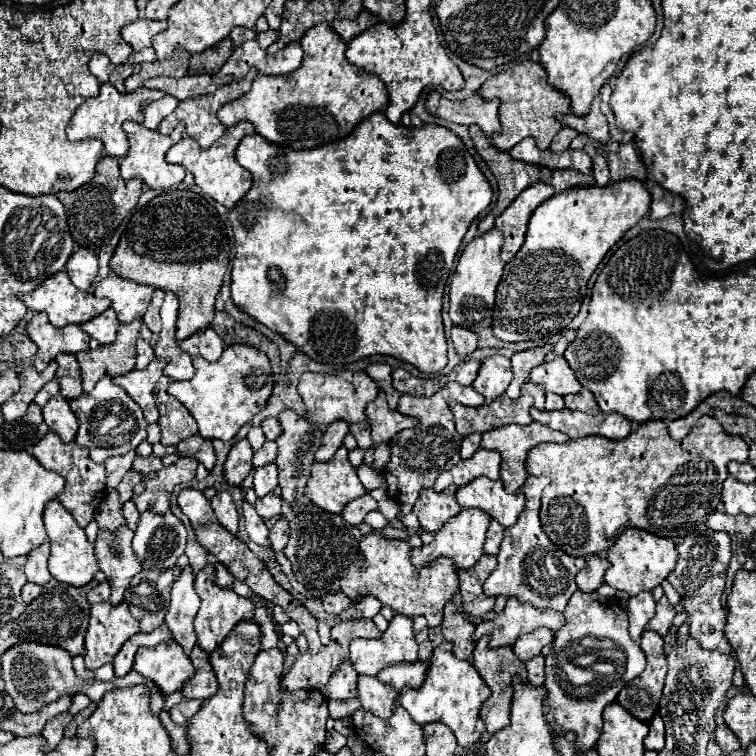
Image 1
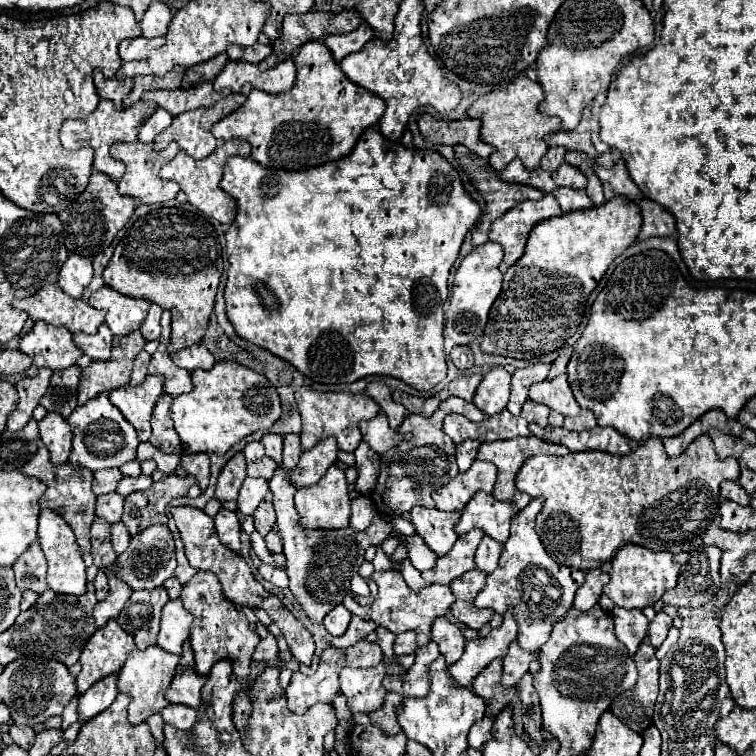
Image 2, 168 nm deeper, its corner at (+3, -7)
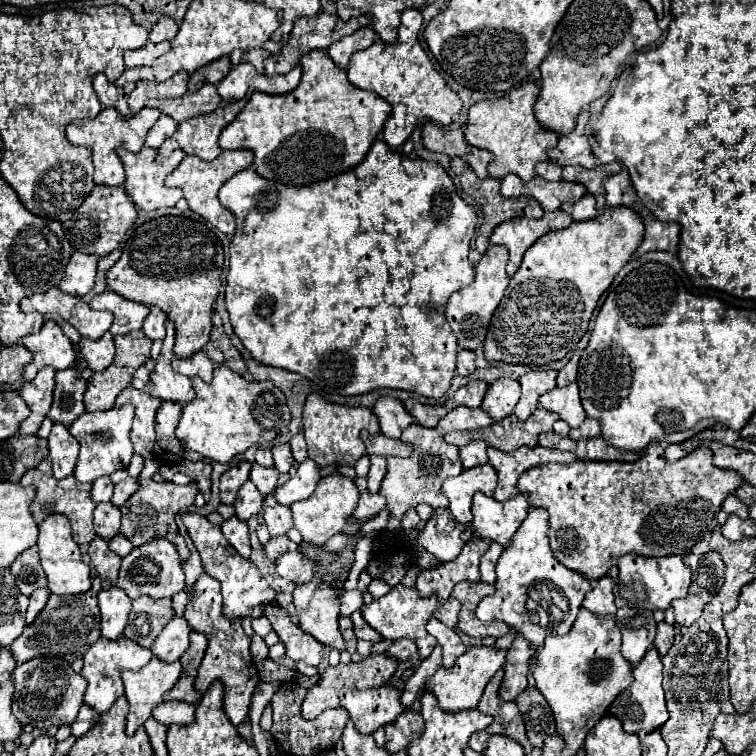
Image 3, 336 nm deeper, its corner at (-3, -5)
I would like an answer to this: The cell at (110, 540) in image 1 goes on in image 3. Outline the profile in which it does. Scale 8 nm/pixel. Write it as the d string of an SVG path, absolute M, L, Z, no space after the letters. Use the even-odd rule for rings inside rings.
M110 588L110 590L100 590L98 606L102 618L100 620L102 636L108 640L116 640L124 632L132 608L132 600L124 594L124 590Z

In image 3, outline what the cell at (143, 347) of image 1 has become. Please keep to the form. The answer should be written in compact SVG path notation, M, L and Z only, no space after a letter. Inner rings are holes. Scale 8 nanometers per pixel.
M148 358L148 360L134 372L134 376L132 376L132 386L134 386L134 388L144 388L146 382L148 382L148 376L150 376L150 372L152 372L152 368L154 368L154 360Z

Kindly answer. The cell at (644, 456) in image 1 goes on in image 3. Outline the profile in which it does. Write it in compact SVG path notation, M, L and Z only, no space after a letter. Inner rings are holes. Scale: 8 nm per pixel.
M652 442L648 444L644 456L636 462L596 462L596 460L576 460L572 464L542 464L542 466L536 466L536 468L530 468L528 472L524 472L524 476L520 476L518 480L518 492L524 494L530 502L530 506L542 506L548 510L550 514L550 548L552 548L552 554L558 562L562 562L566 568L570 570L576 570L580 574L584 574L588 580L592 578L600 578L600 576L606 576L606 572L610 570L610 566L616 564L616 560L628 552L632 554L640 554L640 556L670 556L670 554L682 554L682 552L688 552L694 548L696 542L700 542L706 534L710 534L714 530L714 526L718 524L716 520L716 514L720 512L720 504L724 502L724 498L734 492L738 486L742 484L742 476L738 472L732 472L732 470L722 470L722 468L716 468L712 464L712 450L708 446L700 446L696 450L692 450L688 456L680 458L678 462L668 462L664 458L664 450L658 442Z

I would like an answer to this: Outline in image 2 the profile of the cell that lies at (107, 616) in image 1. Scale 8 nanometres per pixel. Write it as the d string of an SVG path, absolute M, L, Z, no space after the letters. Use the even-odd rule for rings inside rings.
M110 620L104 628L98 628L80 654L82 670L76 676L78 692L84 694L98 680L108 674L116 674L132 650L136 650L134 638L124 632L116 620Z

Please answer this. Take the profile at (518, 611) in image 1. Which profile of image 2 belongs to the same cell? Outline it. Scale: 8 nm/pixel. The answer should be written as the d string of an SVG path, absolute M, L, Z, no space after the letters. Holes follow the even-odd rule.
M512 614L504 616L504 624L486 638L466 642L466 650L458 662L448 666L448 674L456 688L470 688L474 678L494 660L504 658L508 644L516 638L516 622Z

